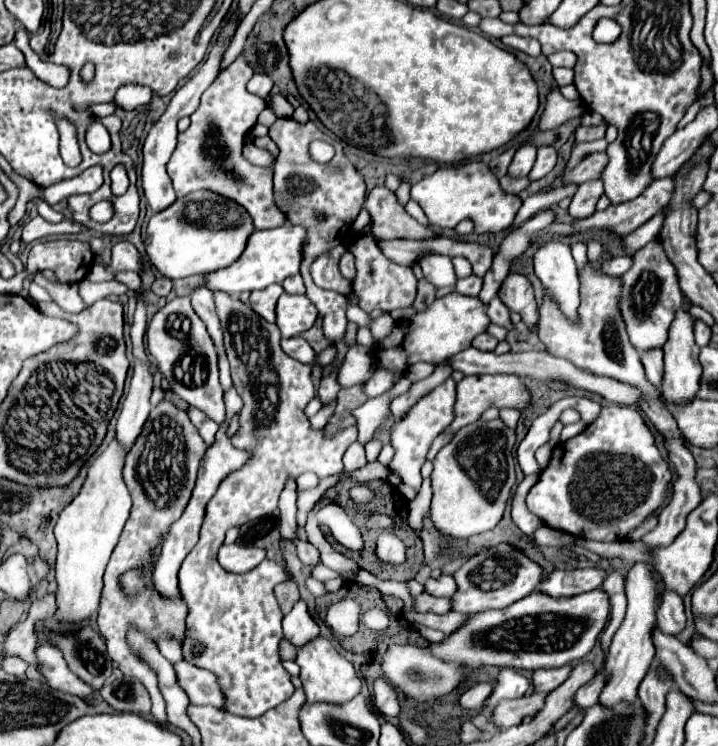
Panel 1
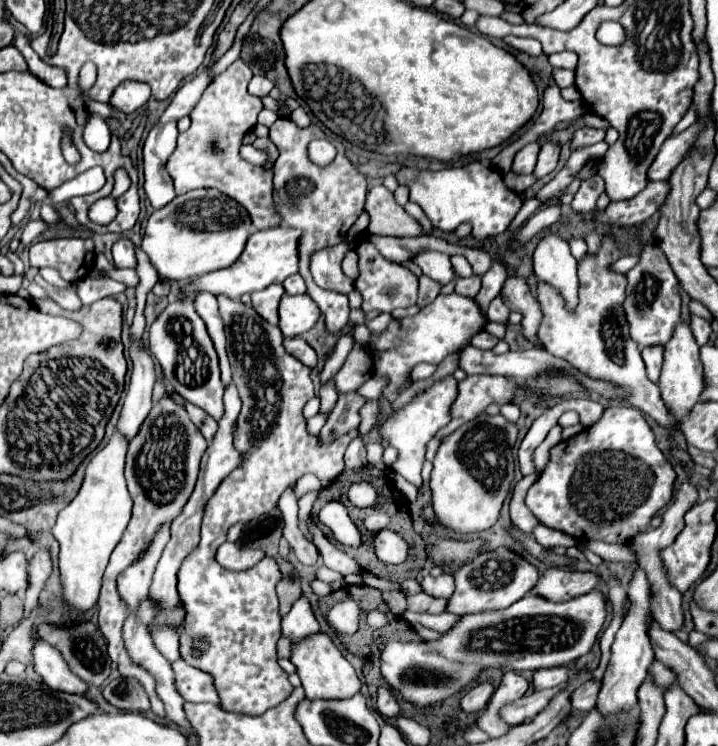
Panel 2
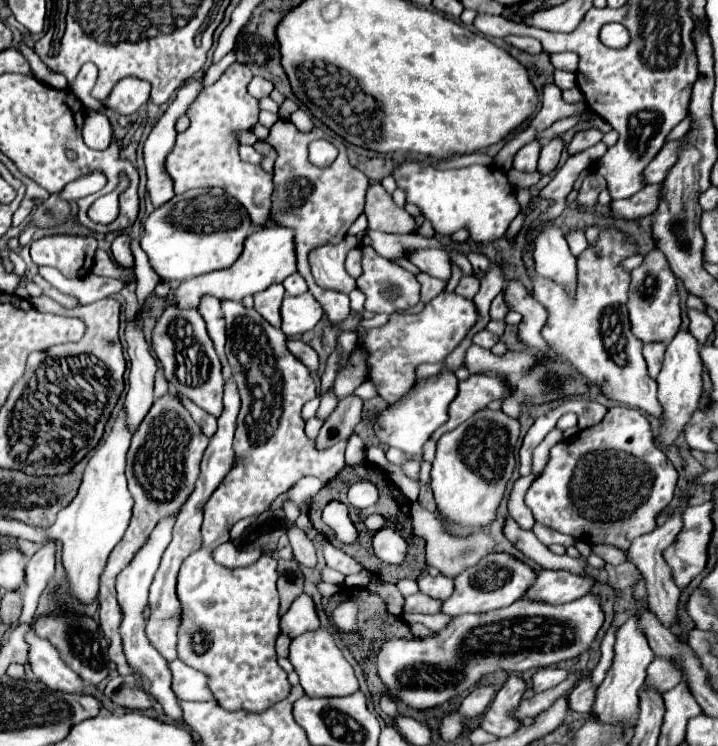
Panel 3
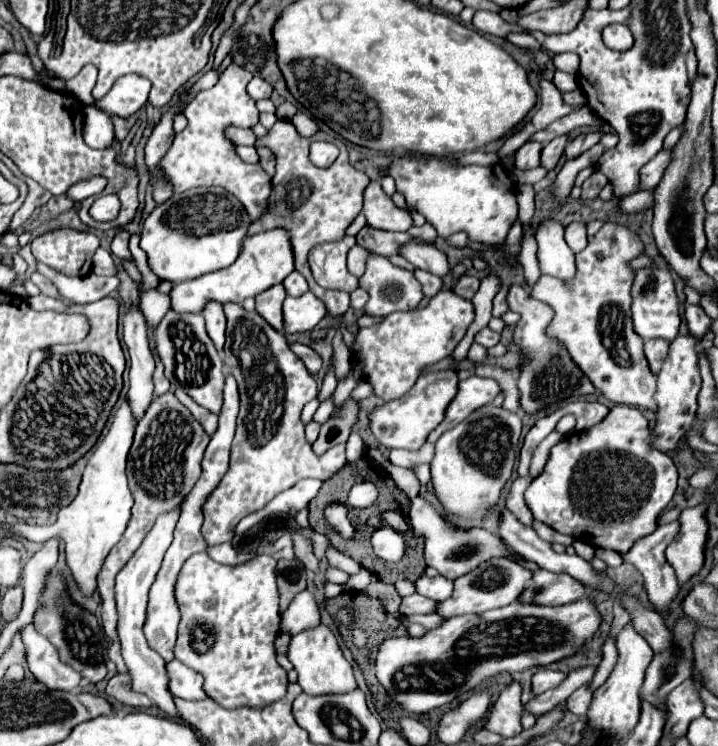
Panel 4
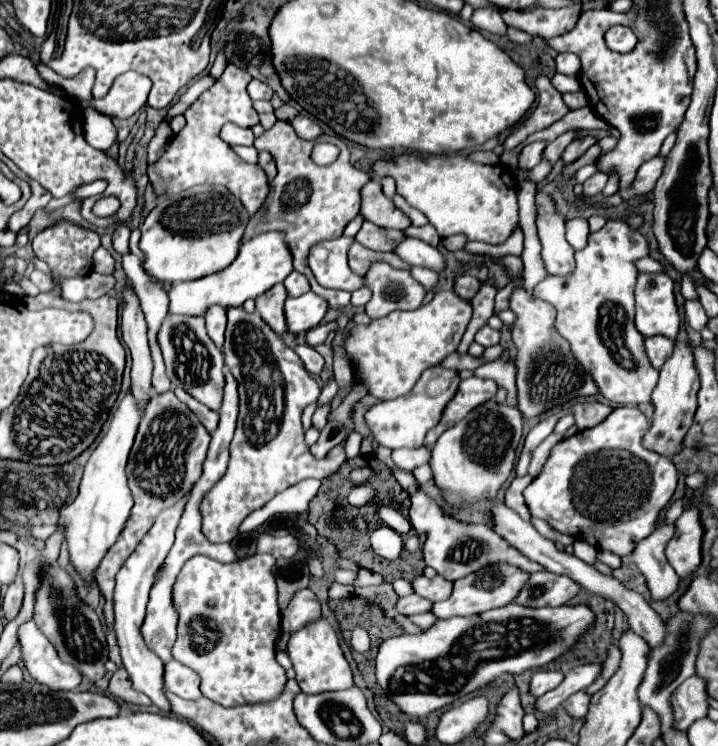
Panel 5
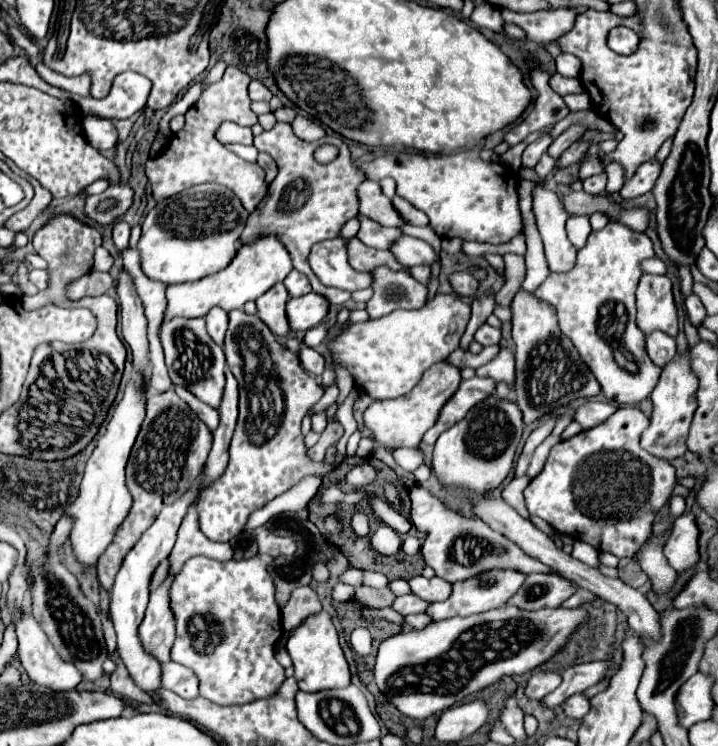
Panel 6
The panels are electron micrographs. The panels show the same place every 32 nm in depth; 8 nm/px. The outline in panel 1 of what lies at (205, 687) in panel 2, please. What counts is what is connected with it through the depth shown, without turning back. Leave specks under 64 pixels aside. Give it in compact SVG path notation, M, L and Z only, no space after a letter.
M180 660L174 664L176 678L180 680L180 686L184 692L188 692L188 700L192 704L210 704L216 708L224 706L224 698L220 694L220 686L216 682L216 676L208 670L196 668L188 664L186 660Z

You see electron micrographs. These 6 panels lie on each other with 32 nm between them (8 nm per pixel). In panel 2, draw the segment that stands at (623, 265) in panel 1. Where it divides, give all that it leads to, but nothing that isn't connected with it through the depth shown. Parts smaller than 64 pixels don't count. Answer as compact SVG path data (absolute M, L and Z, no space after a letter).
M628 254L628 256L624 256L624 258L620 258L616 264L614 264L614 268L618 270L618 272L628 272L628 270L632 270L634 266L638 264L638 256L636 254Z

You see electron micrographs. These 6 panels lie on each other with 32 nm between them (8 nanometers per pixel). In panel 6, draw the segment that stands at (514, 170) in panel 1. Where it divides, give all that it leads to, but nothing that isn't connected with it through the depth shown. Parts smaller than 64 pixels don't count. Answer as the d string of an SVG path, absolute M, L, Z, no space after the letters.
M552 126L544 128L544 130L542 130L542 134L540 134L540 138L538 138L536 142L528 144L528 148L526 148L526 150L524 150L524 154L522 154L522 166L530 166L530 168L534 168L534 166L538 164L540 156L542 156L542 154L548 150L548 146L552 144L550 130L552 130Z

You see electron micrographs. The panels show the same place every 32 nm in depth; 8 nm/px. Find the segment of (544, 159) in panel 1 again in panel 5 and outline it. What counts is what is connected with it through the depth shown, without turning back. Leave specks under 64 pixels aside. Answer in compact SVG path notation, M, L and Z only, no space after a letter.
M568 130L568 132L564 132L564 134L560 134L556 140L552 140L548 146L546 146L546 150L544 150L544 156L548 158L548 160L552 160L552 162L556 162L556 160L560 160L560 156L562 156L562 152L564 152L564 148L576 138L576 132L578 130Z

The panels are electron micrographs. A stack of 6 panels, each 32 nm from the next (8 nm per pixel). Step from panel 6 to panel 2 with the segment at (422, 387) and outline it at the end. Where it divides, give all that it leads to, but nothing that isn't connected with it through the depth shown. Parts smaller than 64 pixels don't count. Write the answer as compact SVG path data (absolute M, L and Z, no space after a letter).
M446 376L440 382L434 382L430 388L422 390L420 394L416 394L404 408L388 414L380 428L380 436L382 440L386 440L390 446L394 446L400 452L400 460L398 466L394 466L394 470L398 474L402 474L408 482L420 486L422 478L420 478L420 470L424 464L424 452L426 452L426 444L432 440L432 436L450 422L450 406L456 400L456 378L454 376Z

